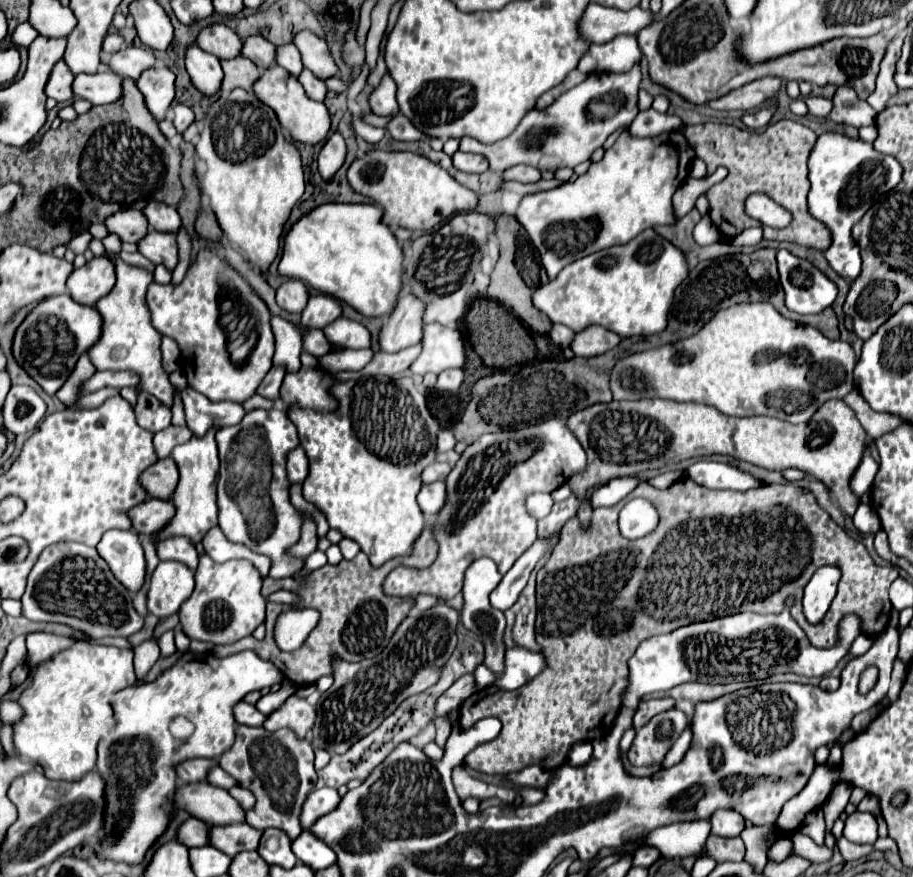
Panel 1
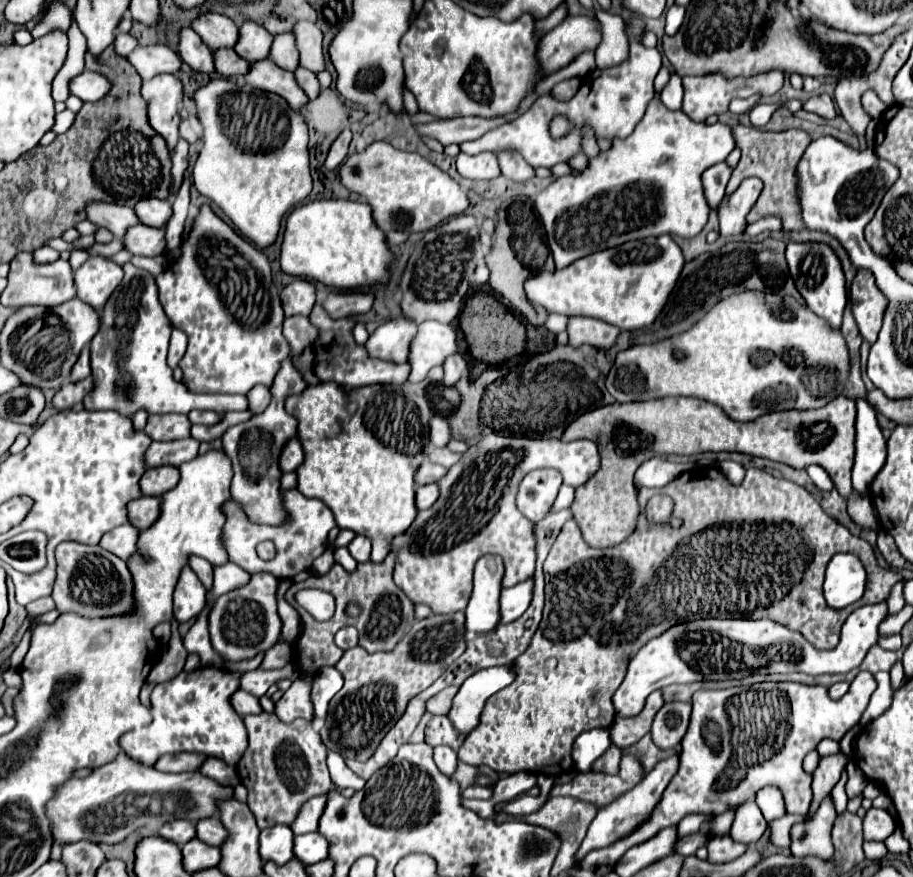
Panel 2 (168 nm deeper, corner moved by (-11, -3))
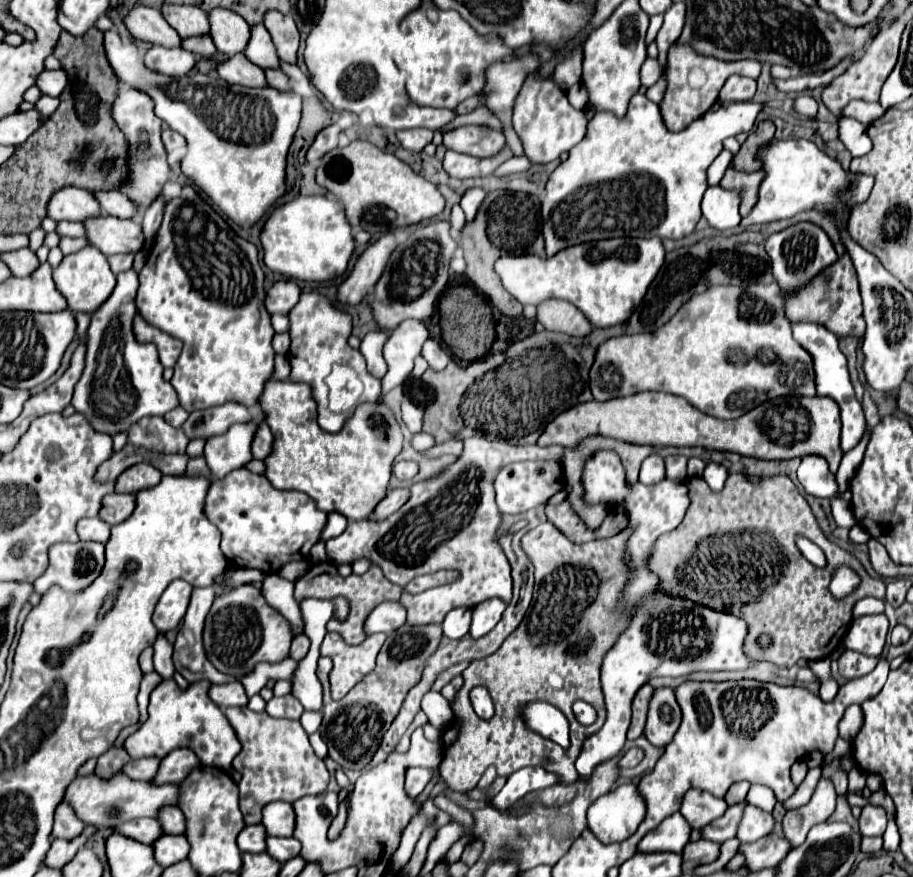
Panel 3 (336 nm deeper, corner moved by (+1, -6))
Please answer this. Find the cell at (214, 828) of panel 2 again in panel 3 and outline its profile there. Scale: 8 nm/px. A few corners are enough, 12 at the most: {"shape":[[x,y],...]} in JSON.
{"shape":[[162,810],[158,820],[166,834],[186,834],[186,818],[178,810]]}

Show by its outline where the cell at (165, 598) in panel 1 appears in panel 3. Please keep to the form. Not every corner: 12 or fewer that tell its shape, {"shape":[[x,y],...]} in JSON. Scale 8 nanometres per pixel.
{"shape":[[172,580],[162,594],[154,624],[174,630],[186,614],[192,586]]}

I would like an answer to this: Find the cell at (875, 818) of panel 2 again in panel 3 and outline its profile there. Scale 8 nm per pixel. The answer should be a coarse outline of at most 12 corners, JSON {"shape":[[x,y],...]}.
{"shape":[[866,804],[858,818],[862,836],[882,836],[884,808]]}

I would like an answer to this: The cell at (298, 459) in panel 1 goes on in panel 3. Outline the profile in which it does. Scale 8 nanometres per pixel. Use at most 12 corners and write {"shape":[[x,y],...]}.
{"shape":[[266,424],[254,436],[252,454],[266,460],[272,454],[272,432]]}

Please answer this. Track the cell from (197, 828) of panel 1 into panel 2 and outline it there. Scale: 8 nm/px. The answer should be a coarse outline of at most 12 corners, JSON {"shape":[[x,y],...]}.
{"shape":[[178,819],[162,825],[158,835],[182,847],[196,837],[194,823]]}

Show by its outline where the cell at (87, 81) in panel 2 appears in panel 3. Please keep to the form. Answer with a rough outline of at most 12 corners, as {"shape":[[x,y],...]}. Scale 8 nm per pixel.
{"shape":[[44,70],[36,82],[42,94],[56,96],[70,80],[64,70]]}

